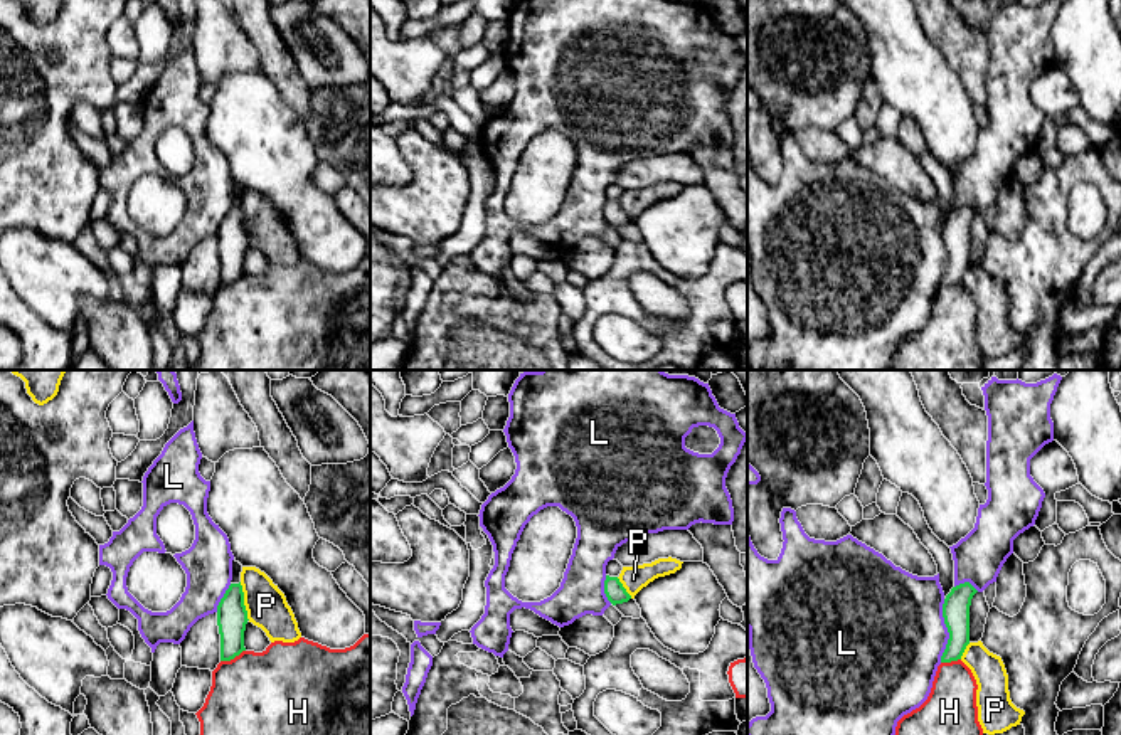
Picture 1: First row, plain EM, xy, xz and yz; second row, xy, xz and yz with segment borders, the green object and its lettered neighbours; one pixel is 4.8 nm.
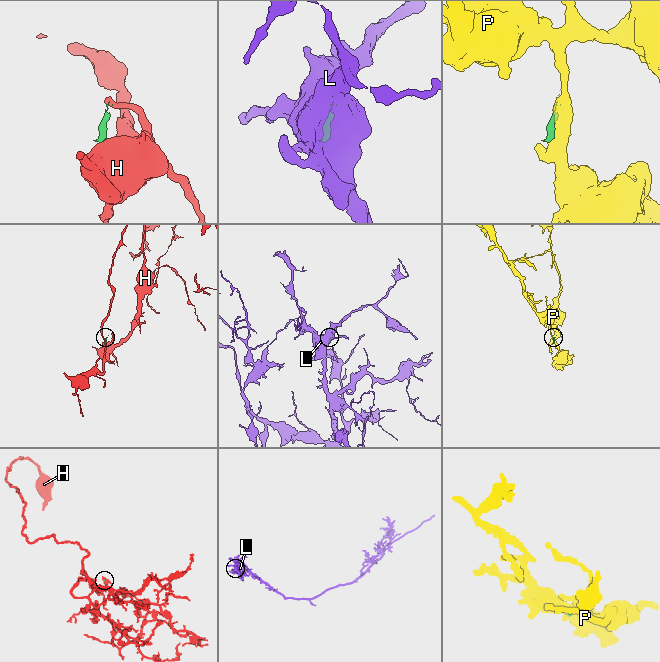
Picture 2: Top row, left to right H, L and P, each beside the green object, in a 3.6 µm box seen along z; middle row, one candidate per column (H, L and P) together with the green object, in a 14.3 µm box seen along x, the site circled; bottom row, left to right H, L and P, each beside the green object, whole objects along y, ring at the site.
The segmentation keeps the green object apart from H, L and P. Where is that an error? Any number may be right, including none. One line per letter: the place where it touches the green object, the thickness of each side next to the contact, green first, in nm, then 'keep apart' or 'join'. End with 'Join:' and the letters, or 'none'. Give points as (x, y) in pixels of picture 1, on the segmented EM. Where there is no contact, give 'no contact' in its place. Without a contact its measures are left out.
H: meets green in xy at (233, 658); 140 nm thick on the green side, 400 nm on the other; keep apart
L: meets green in yz at (948, 631); 130 nm thick on the green side, 480 nm on the other; keep apart
P: meets green in xy at (243, 601); 140 nm thick on the green side, 200 nm on the other; keep apart
Join: none

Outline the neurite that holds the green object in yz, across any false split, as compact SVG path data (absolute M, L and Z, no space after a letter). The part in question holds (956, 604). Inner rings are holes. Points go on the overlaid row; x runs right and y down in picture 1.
M959 584L951 589L943 604L943 617L949 632L941 663L961 659L970 644L970 605L978 590L970 584Z

